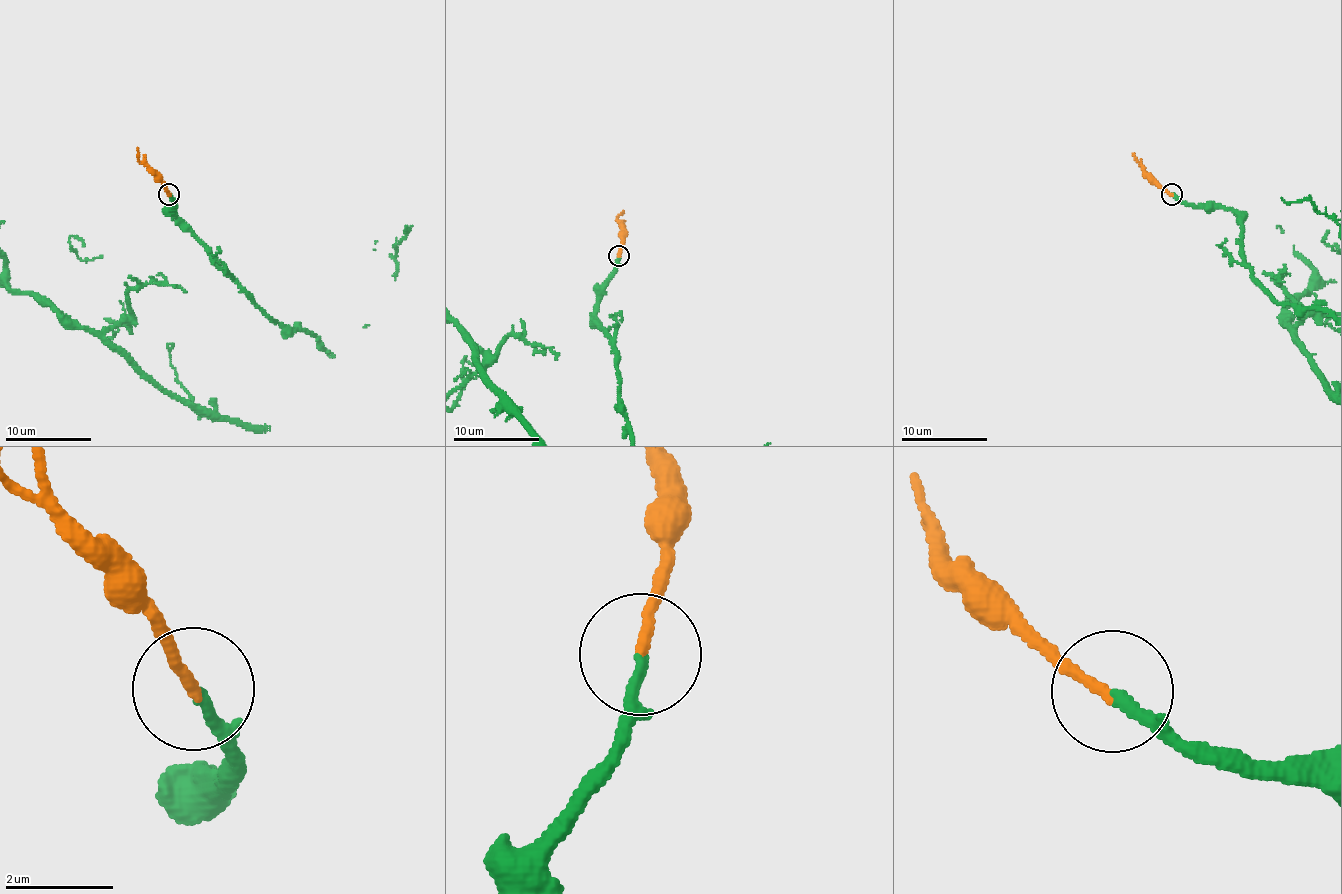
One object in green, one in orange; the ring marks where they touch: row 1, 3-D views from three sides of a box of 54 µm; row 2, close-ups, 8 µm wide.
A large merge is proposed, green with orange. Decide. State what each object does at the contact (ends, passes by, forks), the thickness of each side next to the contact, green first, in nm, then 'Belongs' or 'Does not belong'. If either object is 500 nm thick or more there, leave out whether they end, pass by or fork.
At the ring green ends. At the ring orange ends. Thickness 200 nm (green) against 200 nm. Belongs

